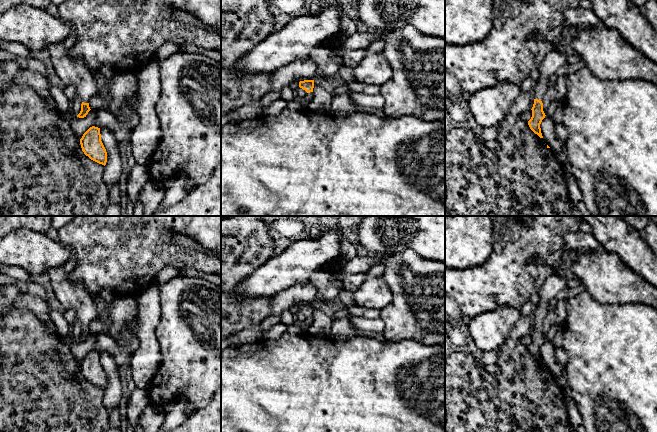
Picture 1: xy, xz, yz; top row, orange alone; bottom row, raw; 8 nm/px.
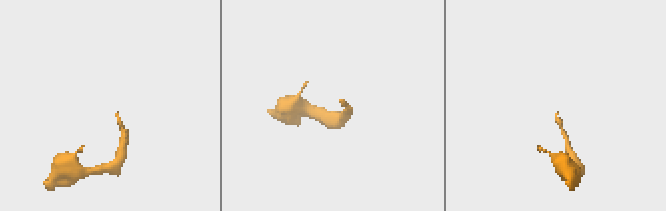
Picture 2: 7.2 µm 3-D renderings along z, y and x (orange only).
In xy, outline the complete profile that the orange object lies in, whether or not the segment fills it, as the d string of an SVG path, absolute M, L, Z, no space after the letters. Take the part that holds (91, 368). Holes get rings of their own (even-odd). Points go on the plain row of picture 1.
M90 351L80 363L82 375L91 384L106 389L107 376L101 365L100 352Z

